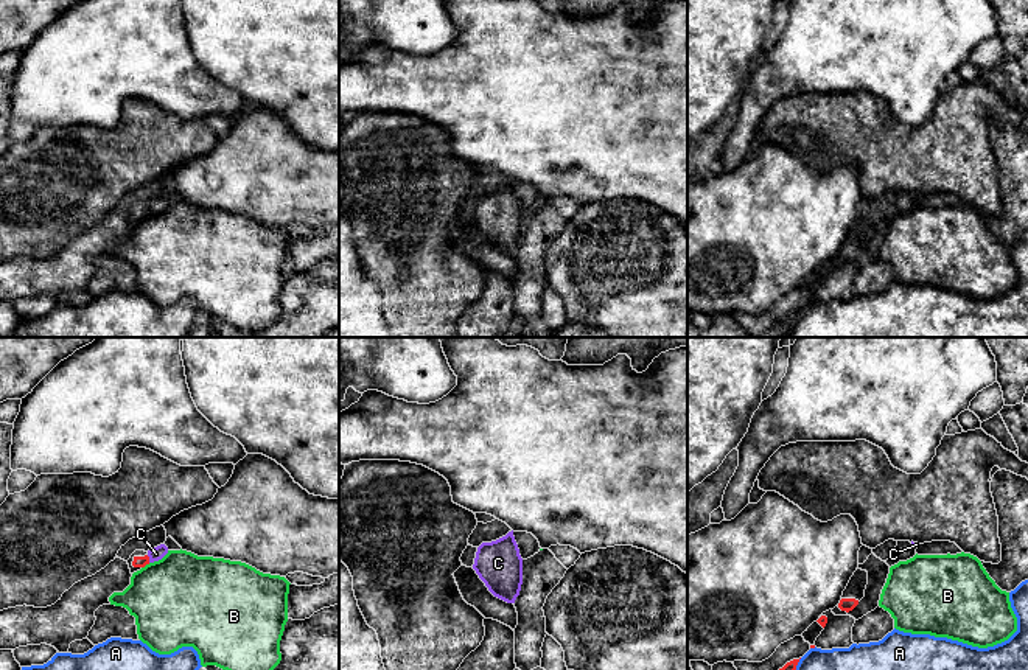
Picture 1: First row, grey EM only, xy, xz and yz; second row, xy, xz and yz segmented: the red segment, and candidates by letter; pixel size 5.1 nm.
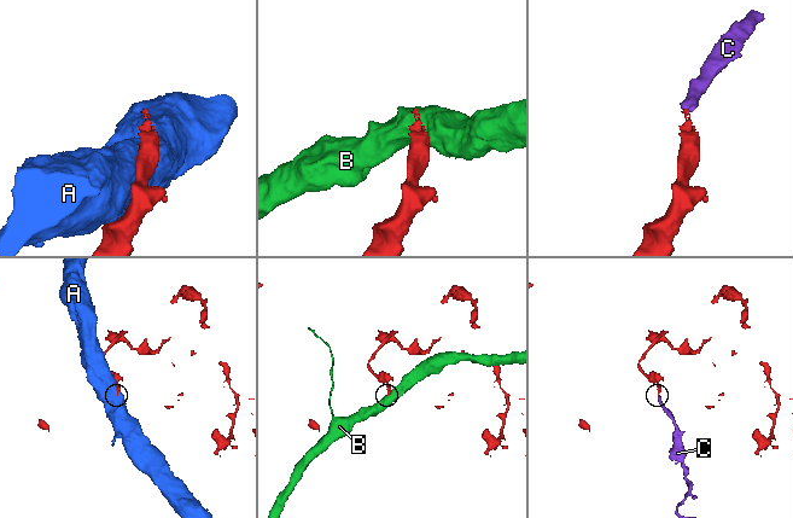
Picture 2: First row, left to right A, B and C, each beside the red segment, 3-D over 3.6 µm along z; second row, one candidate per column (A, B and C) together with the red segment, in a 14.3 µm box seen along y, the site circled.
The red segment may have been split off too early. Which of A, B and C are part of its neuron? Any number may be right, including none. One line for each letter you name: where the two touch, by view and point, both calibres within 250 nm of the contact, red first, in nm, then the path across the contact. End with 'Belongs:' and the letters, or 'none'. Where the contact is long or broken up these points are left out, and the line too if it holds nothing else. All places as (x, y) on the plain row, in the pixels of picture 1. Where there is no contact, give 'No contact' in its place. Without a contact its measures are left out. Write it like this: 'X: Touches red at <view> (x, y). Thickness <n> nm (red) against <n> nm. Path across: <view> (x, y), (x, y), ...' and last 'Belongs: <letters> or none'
C: Touches red at xy (148, 210). Thickness 60 nm (red) against 70 nm. Path across: xy (139, 213), (148, 210), (156, 205)
Belongs: C

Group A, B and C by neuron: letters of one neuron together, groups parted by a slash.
A / B / C

